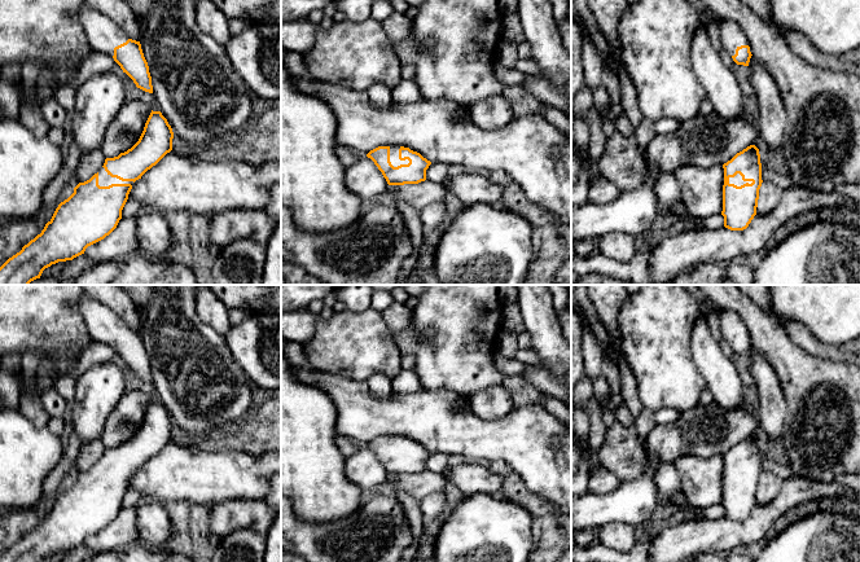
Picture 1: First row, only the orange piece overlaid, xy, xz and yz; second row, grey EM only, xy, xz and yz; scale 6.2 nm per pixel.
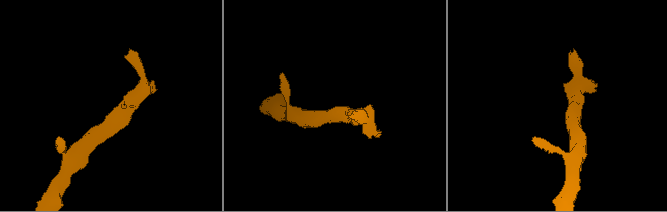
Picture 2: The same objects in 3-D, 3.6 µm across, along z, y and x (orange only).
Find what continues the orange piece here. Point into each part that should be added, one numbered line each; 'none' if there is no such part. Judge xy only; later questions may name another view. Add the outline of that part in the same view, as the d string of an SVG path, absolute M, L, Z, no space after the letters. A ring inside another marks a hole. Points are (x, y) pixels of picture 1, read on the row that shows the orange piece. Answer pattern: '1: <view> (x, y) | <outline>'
1: xy (104, 179) | M101 167L101 168L98 170L98 185L100 185L100 186L109 186L109 185L111 185L111 184L131 184L131 185L133 185L135 183L133 183L133 181L122 181L122 180L119 180L119 179L117 179L117 177L111 177L111 176L105 171L105 168Z

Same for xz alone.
1: xz (394, 150) | M394 145L394 146L390 146L390 162L394 167L398 167L400 164L408 164L409 161L405 159L405 161L400 161L399 159L399 149L400 146L399 145Z

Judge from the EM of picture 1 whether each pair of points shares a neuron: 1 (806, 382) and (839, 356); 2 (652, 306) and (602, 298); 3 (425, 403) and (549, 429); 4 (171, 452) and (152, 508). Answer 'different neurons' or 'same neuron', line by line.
1: different neurons
2: different neurons
3: same neuron
4: different neurons

